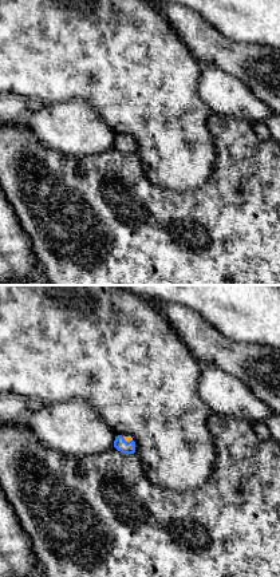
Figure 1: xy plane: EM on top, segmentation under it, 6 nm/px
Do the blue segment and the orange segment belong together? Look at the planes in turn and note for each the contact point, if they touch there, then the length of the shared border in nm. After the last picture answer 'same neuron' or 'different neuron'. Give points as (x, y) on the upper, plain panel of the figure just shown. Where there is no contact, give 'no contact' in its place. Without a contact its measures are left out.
meets blue at (127, 142); contact 70 nm long

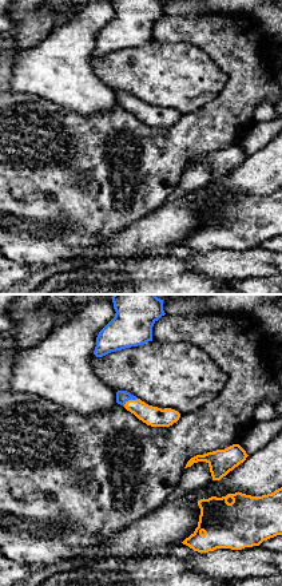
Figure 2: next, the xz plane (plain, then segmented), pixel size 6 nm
meets blue at (130, 99); contact 100 nm long

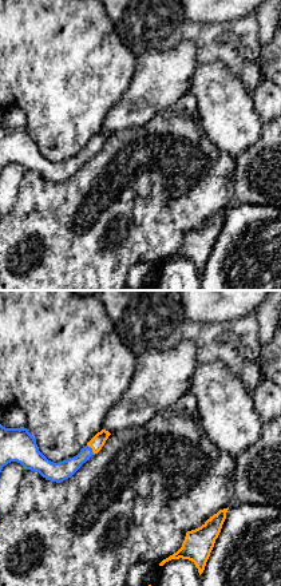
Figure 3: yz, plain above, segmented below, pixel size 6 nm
meets blue at (91, 150); contact 80 nm long

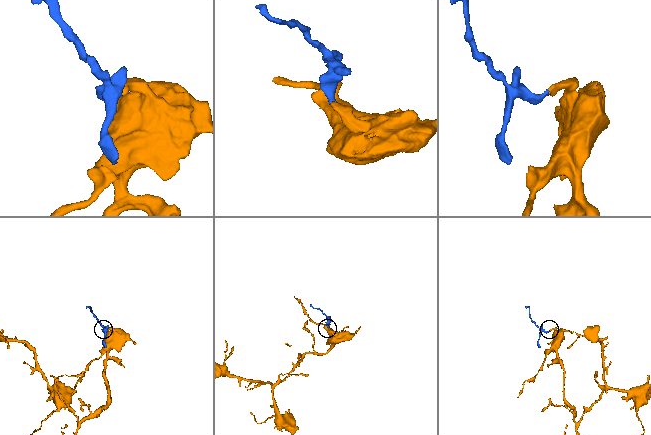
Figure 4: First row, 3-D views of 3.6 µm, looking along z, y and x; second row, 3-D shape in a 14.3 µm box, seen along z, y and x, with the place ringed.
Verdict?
same neuron

